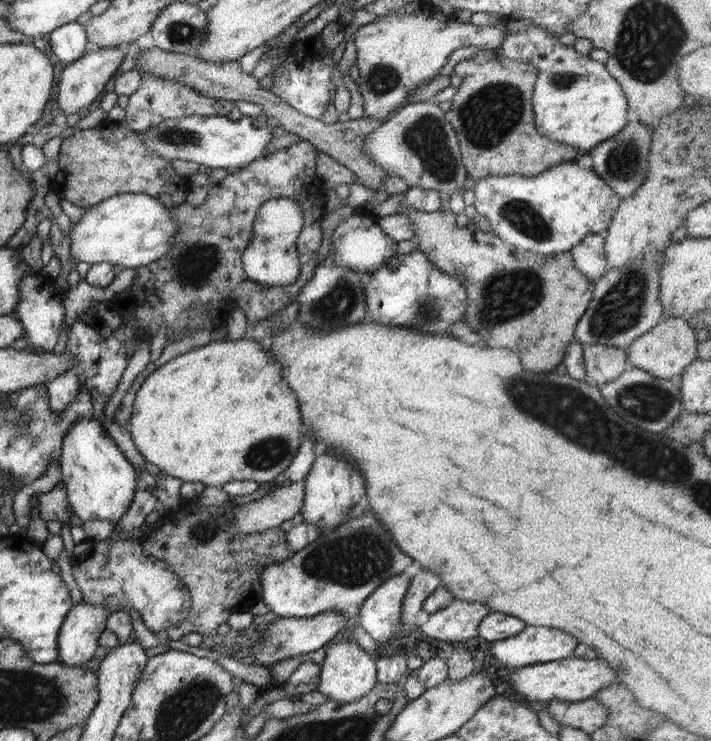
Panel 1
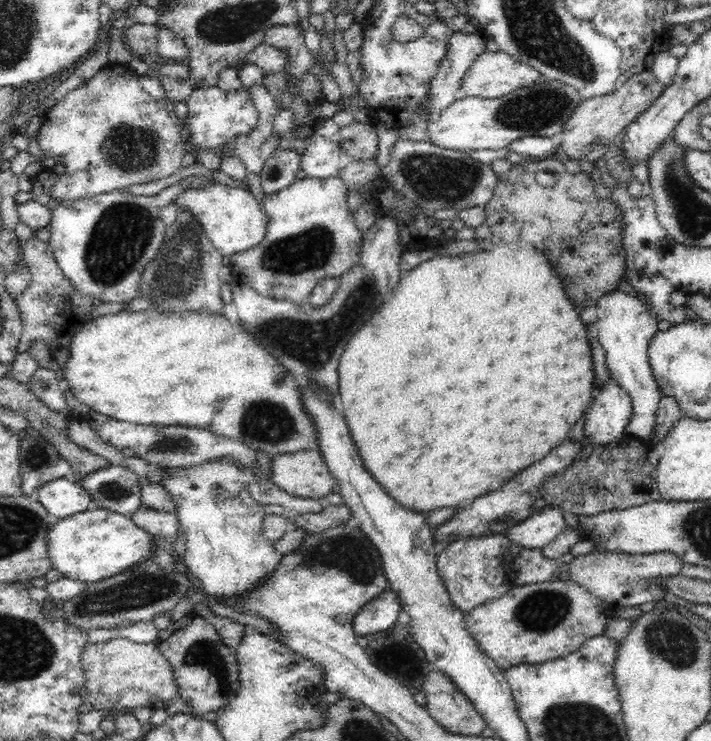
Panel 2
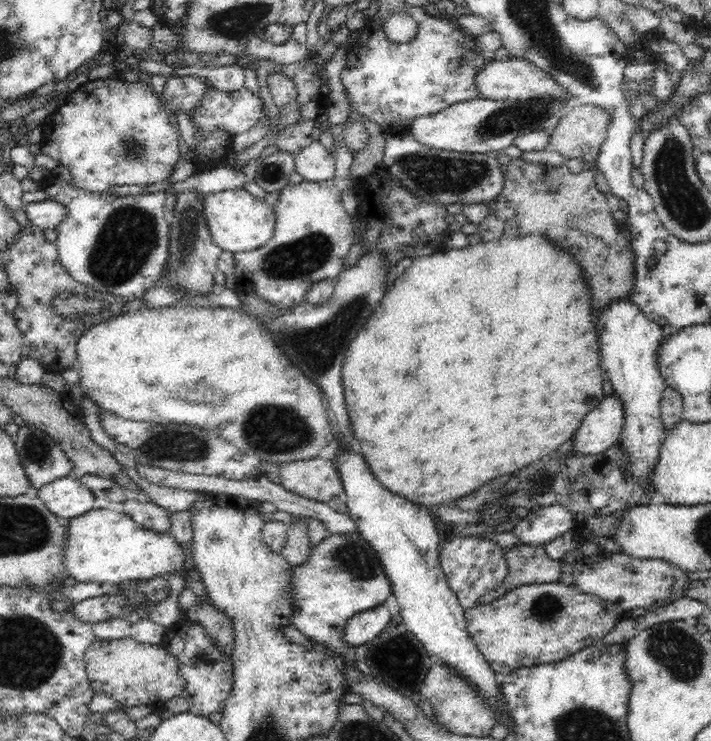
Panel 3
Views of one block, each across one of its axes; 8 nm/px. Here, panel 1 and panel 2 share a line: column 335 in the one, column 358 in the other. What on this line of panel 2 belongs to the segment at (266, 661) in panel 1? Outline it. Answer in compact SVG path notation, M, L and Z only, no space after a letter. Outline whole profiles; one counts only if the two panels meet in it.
M388 584L380 596L376 596L372 602L365 604L353 619L352 630L356 636L368 636L380 630L392 628L402 609L399 596Z

